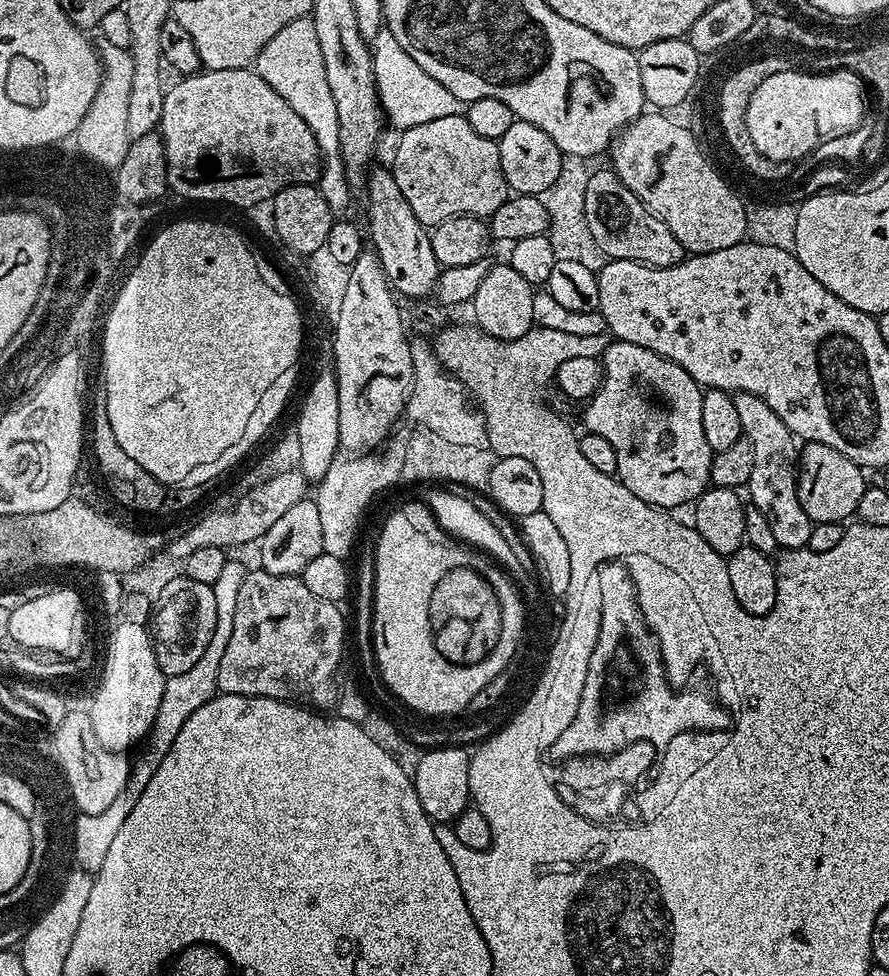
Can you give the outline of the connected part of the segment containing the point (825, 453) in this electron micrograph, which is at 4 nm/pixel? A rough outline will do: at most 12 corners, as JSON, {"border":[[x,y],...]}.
{"border":[[834,446],[798,452],[796,493],[813,524],[855,517],[860,465]]}

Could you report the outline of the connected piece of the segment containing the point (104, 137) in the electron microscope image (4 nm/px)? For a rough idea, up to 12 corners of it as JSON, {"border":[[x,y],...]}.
{"border":[[112,40],[95,45],[100,85],[80,144],[119,164],[134,62]]}

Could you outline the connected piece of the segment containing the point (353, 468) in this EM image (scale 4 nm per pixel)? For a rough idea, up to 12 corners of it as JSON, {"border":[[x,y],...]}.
{"border":[[405,441],[337,458],[315,485],[326,554],[347,561],[368,503],[401,483]]}

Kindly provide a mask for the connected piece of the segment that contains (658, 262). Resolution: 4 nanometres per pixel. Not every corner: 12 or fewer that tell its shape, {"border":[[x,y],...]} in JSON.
{"border":[[611,167],[587,183],[586,223],[608,260],[651,268],[684,247]]}

